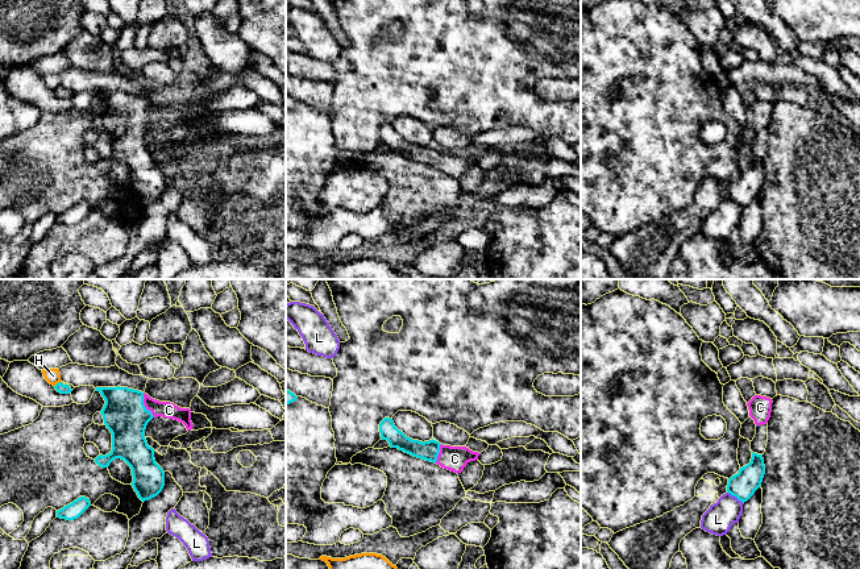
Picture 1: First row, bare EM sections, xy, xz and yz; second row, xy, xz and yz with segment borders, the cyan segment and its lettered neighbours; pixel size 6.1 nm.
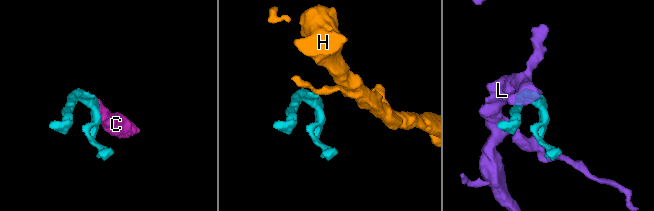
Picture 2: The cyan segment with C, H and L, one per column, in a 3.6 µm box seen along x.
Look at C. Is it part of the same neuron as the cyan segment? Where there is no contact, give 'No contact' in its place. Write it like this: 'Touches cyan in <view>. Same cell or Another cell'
Touches cyan in xy. Same cell

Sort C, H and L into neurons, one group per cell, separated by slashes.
C / H / L

